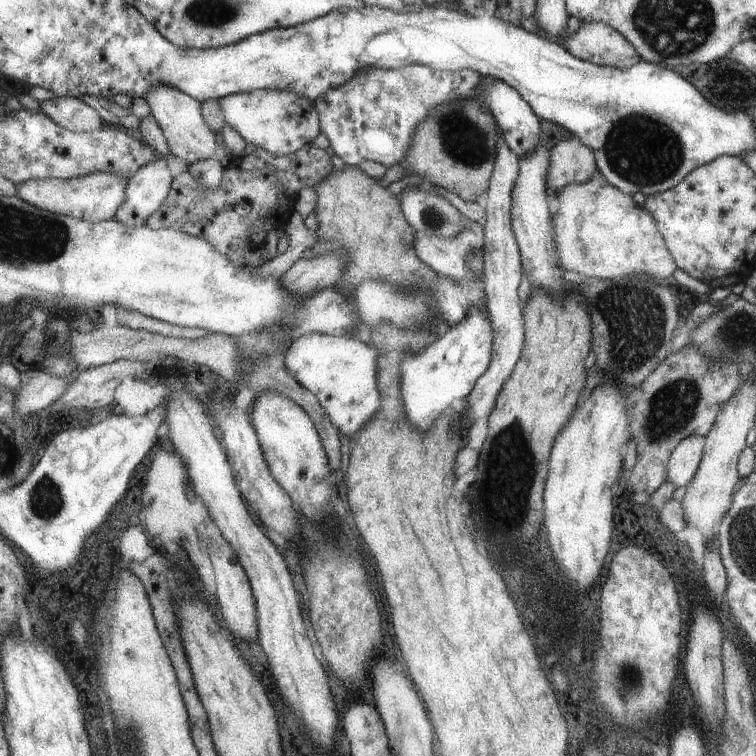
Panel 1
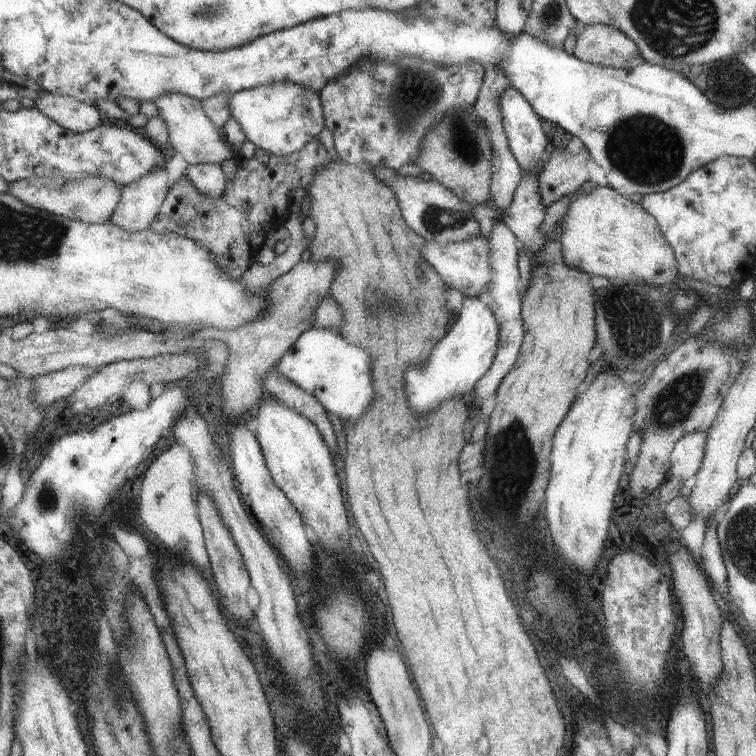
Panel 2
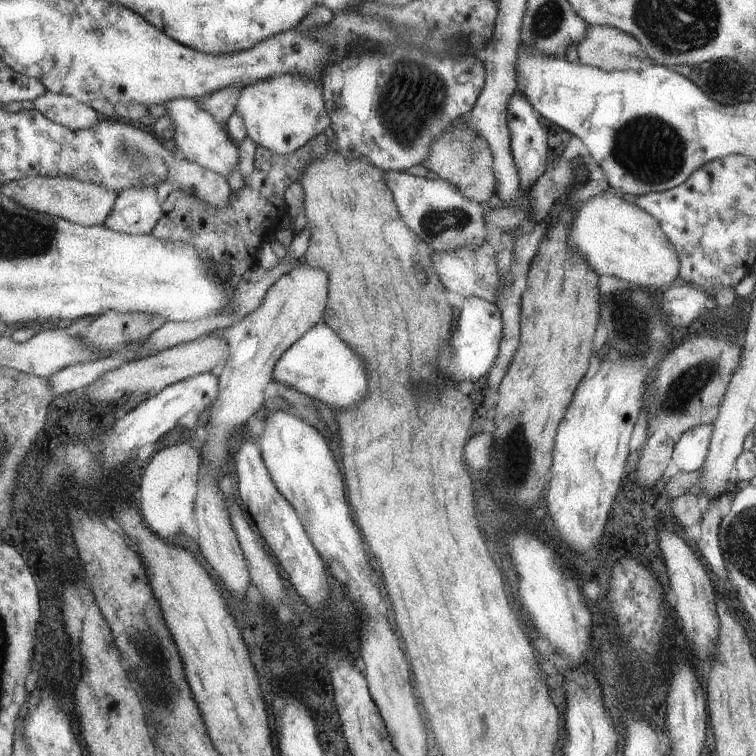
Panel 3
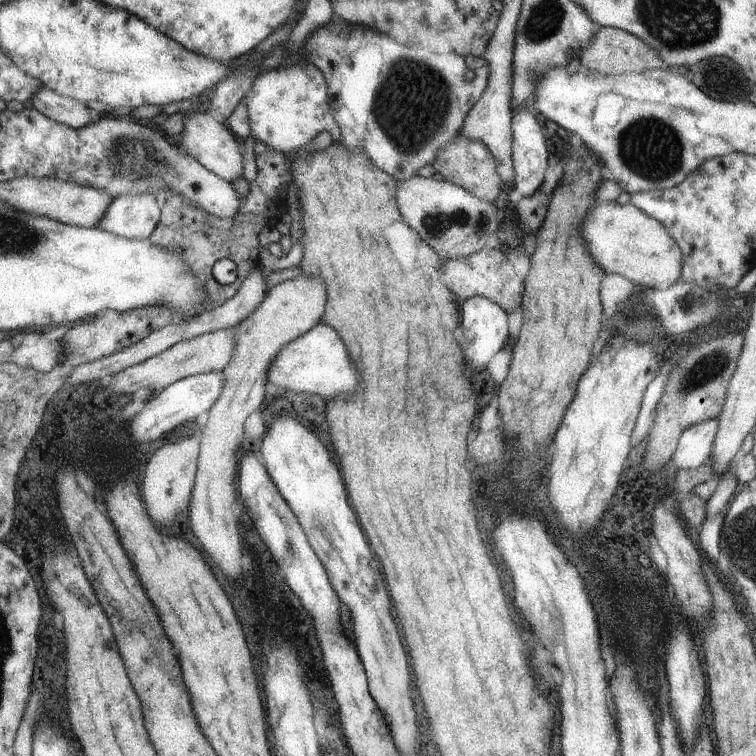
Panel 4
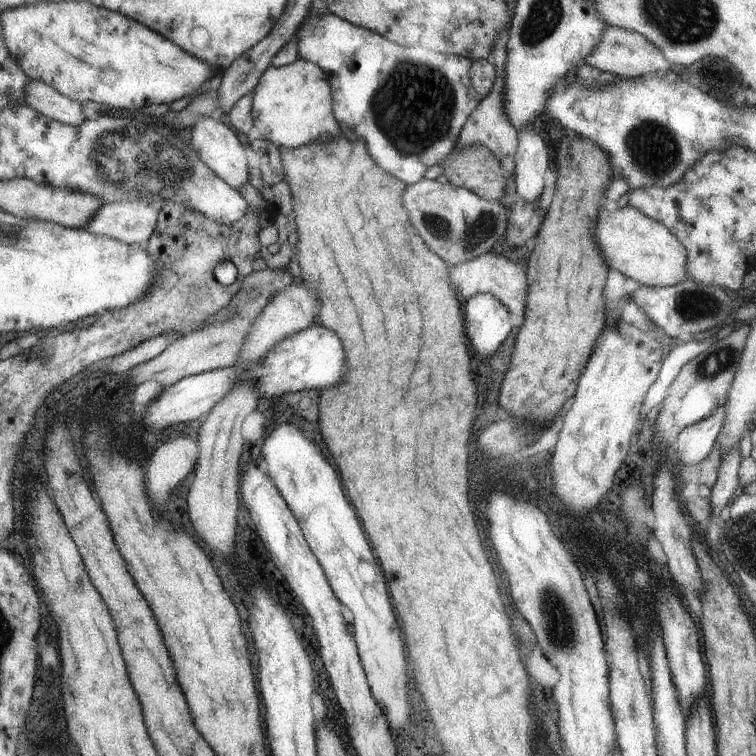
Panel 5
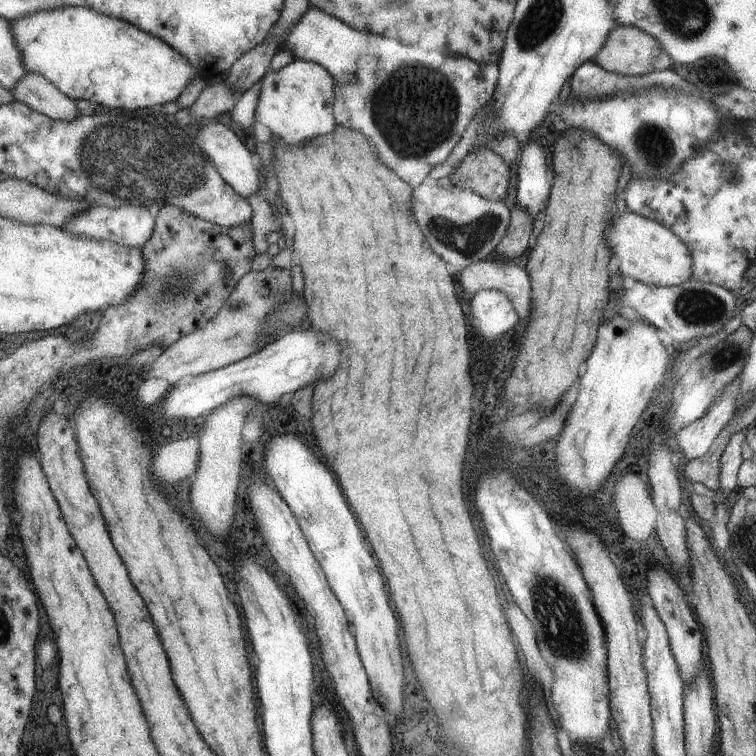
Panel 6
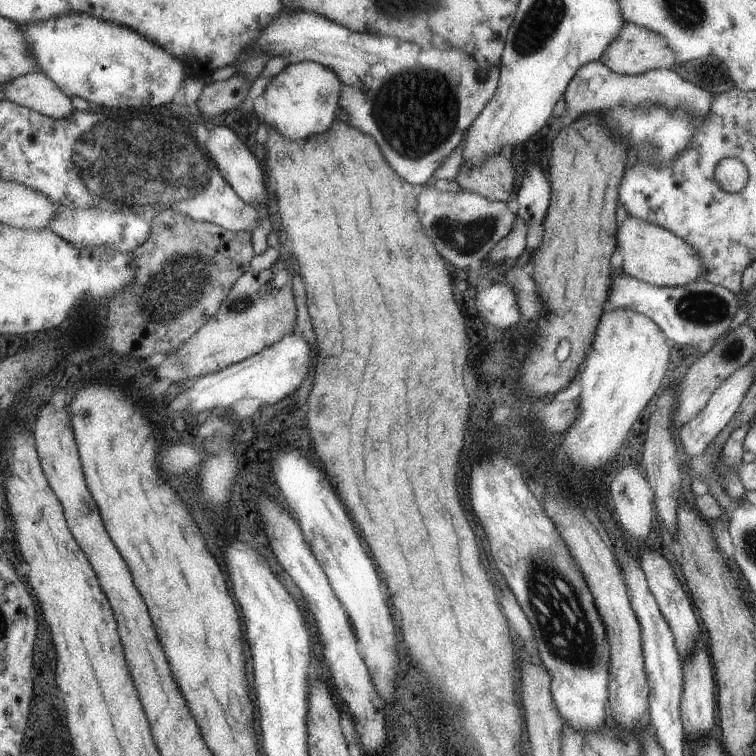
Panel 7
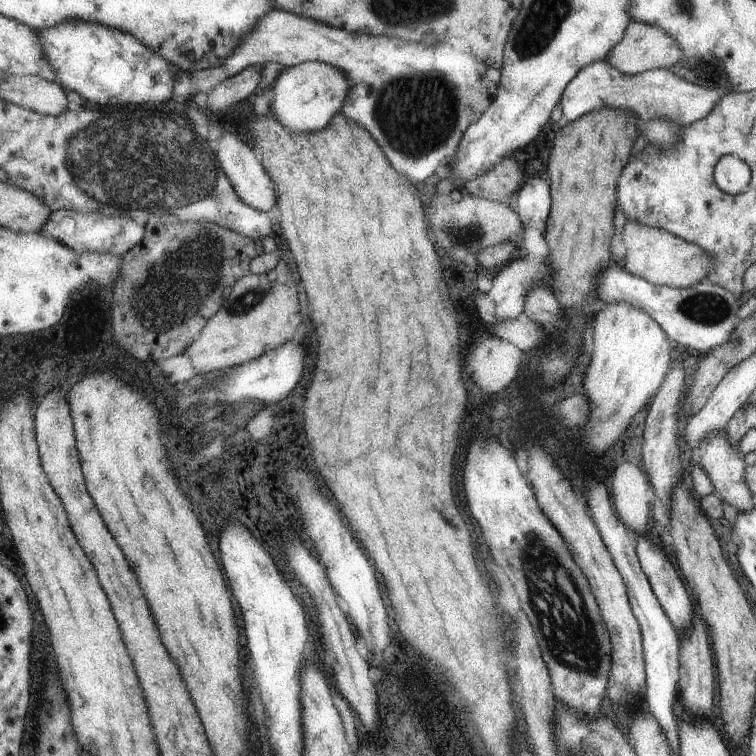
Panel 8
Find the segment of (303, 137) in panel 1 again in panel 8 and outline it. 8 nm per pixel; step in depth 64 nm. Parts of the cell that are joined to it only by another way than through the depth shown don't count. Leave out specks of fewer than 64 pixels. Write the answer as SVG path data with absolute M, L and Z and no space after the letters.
M305 61L295 66L284 67L274 81L268 110L289 132L323 130L327 122L342 110L343 100L351 88L350 81L343 76L339 68L319 61Z

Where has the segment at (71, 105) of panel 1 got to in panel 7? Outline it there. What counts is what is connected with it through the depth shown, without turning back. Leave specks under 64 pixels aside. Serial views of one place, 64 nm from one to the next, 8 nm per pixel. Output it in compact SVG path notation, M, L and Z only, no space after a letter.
M27 73L1 85L5 100L53 119L71 114L70 98L42 73Z

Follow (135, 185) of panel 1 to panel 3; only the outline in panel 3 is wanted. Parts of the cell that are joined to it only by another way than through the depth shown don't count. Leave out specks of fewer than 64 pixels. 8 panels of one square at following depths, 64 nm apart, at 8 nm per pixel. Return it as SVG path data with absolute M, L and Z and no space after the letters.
M144 182L139 188L121 190L103 226L121 234L149 234L161 216L155 189Z

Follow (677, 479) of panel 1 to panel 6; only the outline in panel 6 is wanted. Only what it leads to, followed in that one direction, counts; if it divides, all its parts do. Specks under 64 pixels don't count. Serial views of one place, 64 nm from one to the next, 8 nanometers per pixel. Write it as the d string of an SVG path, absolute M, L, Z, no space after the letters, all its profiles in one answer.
M739 374L723 388L719 398L715 398L715 402L705 410L701 418L693 420L691 424L676 432L673 447L683 452L687 460L706 456L709 444L735 412L737 392L739 392Z

